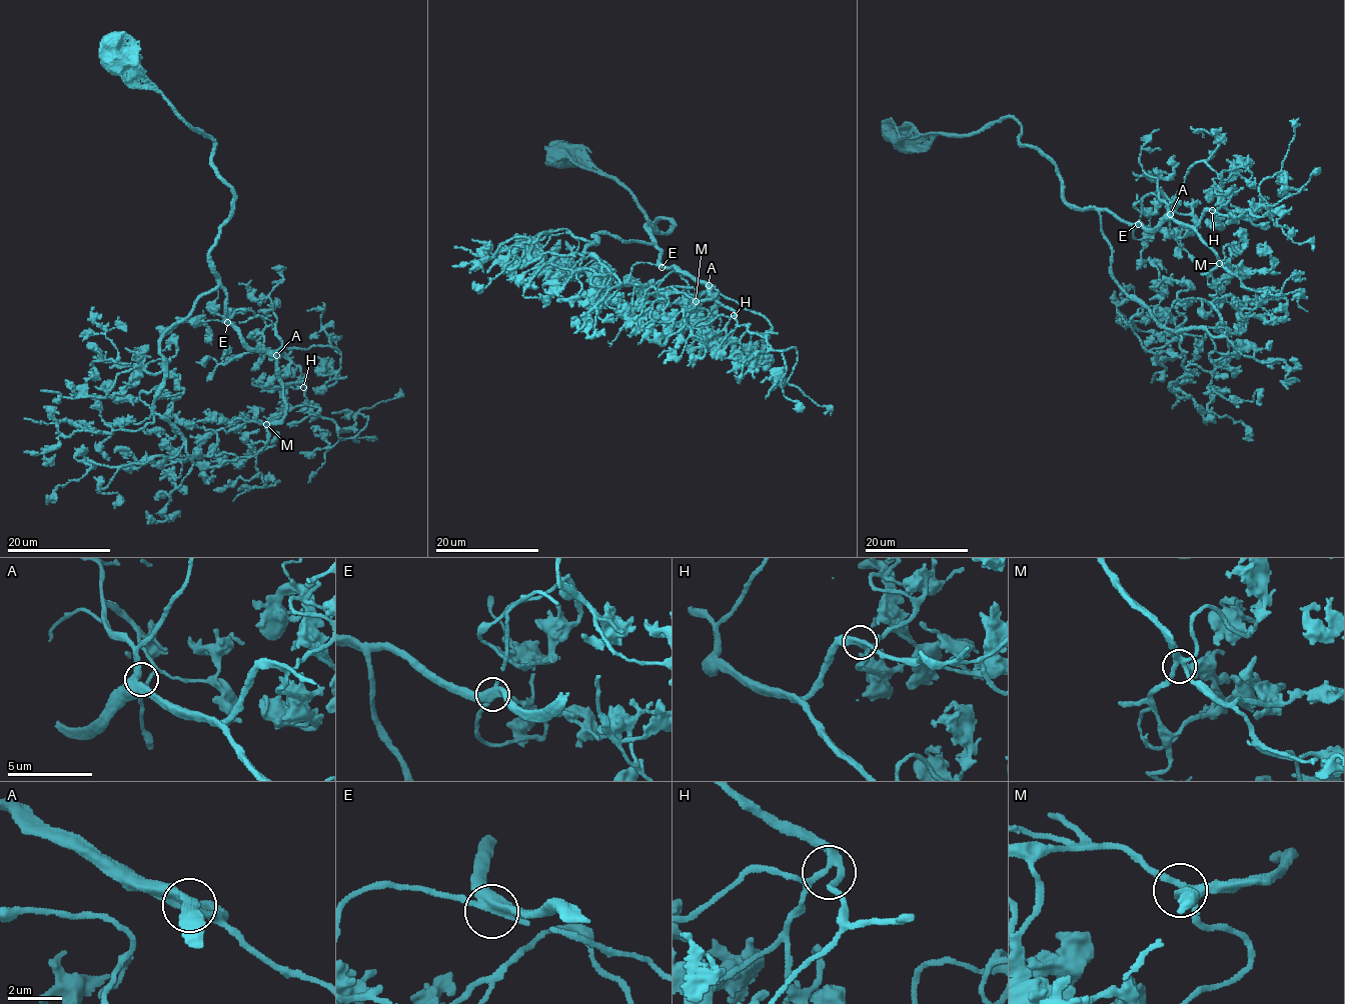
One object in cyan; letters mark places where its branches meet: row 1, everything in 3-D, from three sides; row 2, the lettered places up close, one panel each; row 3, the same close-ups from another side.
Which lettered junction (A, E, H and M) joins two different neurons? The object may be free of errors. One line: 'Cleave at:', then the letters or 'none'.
Cleave at: none

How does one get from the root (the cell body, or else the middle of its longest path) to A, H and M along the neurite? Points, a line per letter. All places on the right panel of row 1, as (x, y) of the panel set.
A: (905, 143), (1013, 118), (1019, 143), (1055, 166), (1069, 204), (1150, 229), (1170, 214)
H: (905, 143), (1013, 118), (1019, 143), (1047, 156), (1073, 206), (1154, 229), (1167, 217), (1194, 226), (1212, 210)
M: (905, 143), (1013, 118), (1019, 143), (1055, 166), (1069, 204), (1150, 229), (1171, 218), (1219, 263)

